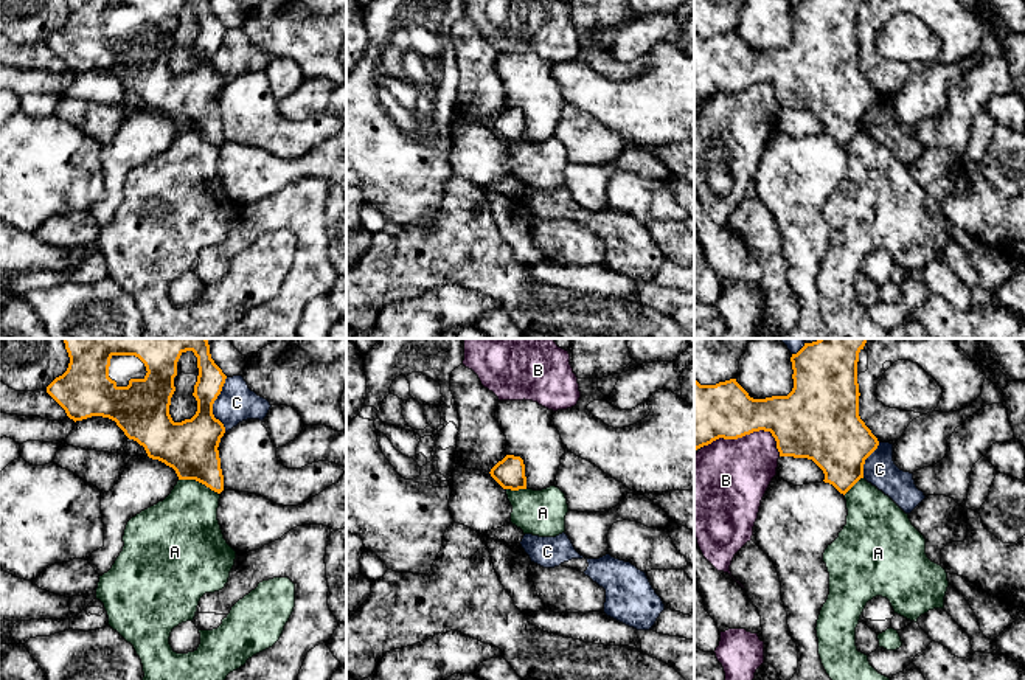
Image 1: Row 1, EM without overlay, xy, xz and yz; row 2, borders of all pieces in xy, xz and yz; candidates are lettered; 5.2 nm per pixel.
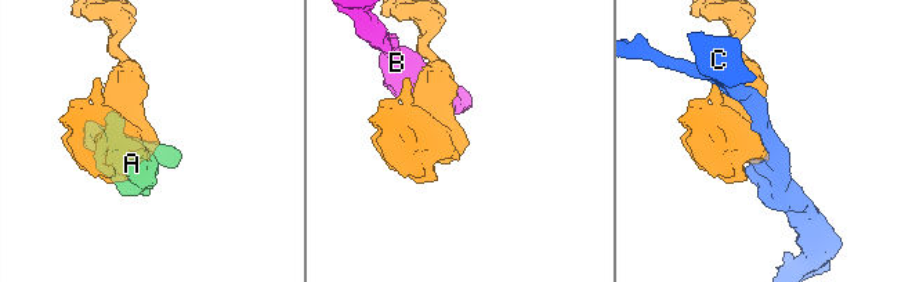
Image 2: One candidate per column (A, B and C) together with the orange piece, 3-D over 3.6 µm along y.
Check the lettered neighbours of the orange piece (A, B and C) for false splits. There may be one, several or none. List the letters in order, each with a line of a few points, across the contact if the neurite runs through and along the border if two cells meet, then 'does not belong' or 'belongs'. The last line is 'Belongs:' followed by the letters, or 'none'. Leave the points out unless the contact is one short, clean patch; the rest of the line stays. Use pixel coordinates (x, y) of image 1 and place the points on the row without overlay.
A: line xy (179, 131), (194, 131), (218, 146); does not belong
B: does not belong
C: does not belong
Belongs: none

